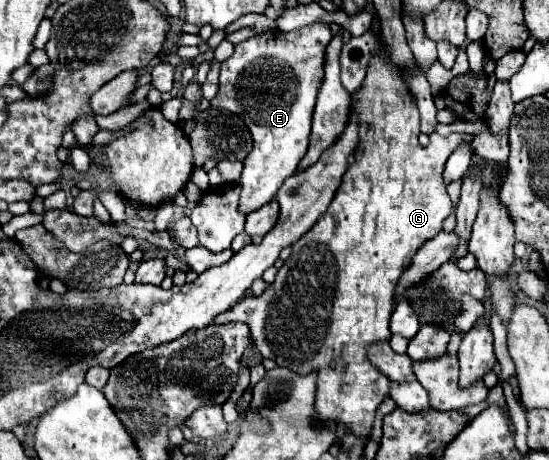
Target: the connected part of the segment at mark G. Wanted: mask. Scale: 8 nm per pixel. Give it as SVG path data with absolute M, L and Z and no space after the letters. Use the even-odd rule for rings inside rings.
M374 16L370 32L378 36L380 48L372 52L366 78L358 92L352 94L352 108L358 116L360 126L360 142L354 150L354 164L350 164L346 174L342 176L342 184L336 190L336 196L330 202L326 214L322 214L312 226L312 230L308 230L292 246L292 254L278 270L274 284L270 284L262 296L244 298L234 308L212 320L212 324L246 322L252 332L252 342L260 350L262 358L288 366L298 374L316 372L318 414L322 418L338 420L348 430L352 430L354 436L360 438L368 438L376 408L388 396L388 378L368 362L366 348L370 344L390 340L392 332L388 330L388 322L394 306L394 286L398 284L398 278L404 268L414 258L416 250L442 230L444 220L452 212L452 204L442 182L444 164L462 141L473 140L471 134L451 133L444 138L432 138L426 148L420 146L420 114L414 96L406 84L408 72L400 70L390 62L386 44L382 40L378 16Z

